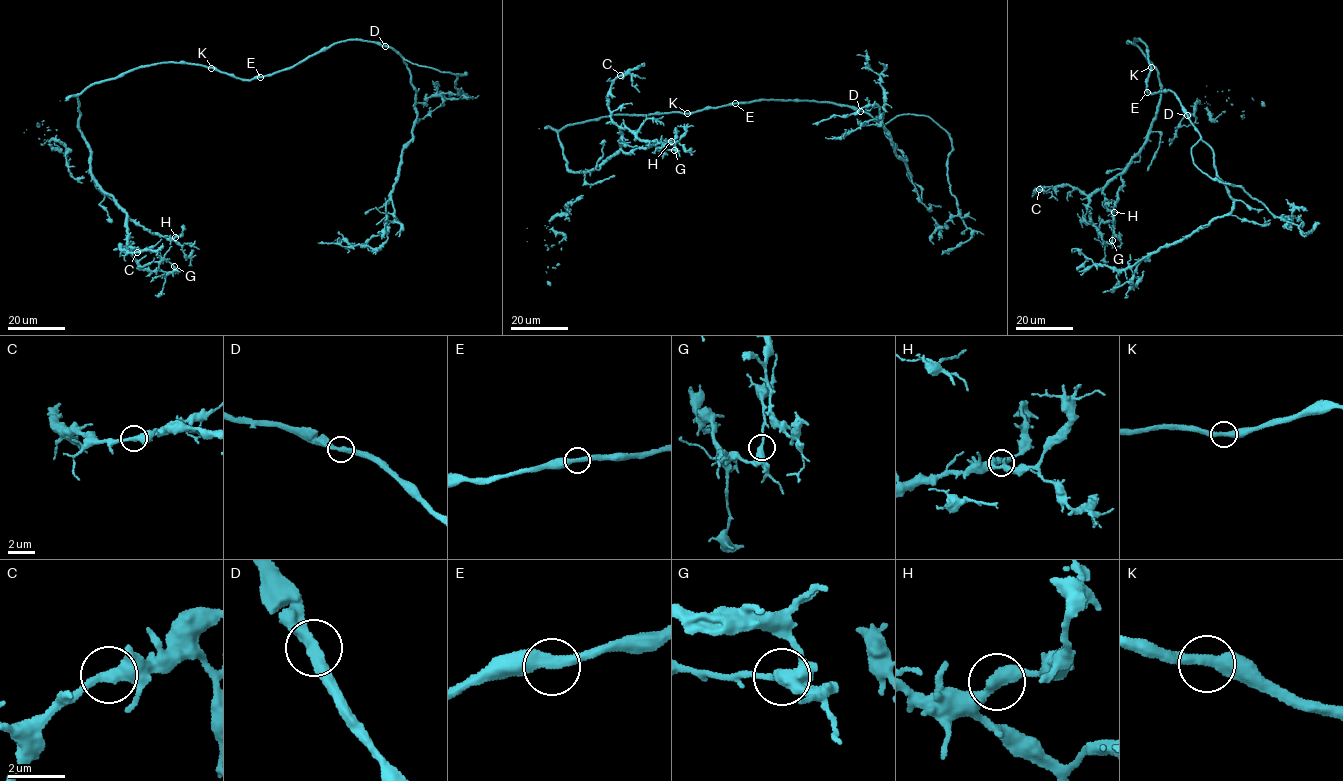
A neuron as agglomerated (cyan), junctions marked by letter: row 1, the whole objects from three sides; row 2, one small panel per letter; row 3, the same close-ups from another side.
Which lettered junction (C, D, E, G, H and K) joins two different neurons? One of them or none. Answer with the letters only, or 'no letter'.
no letter

